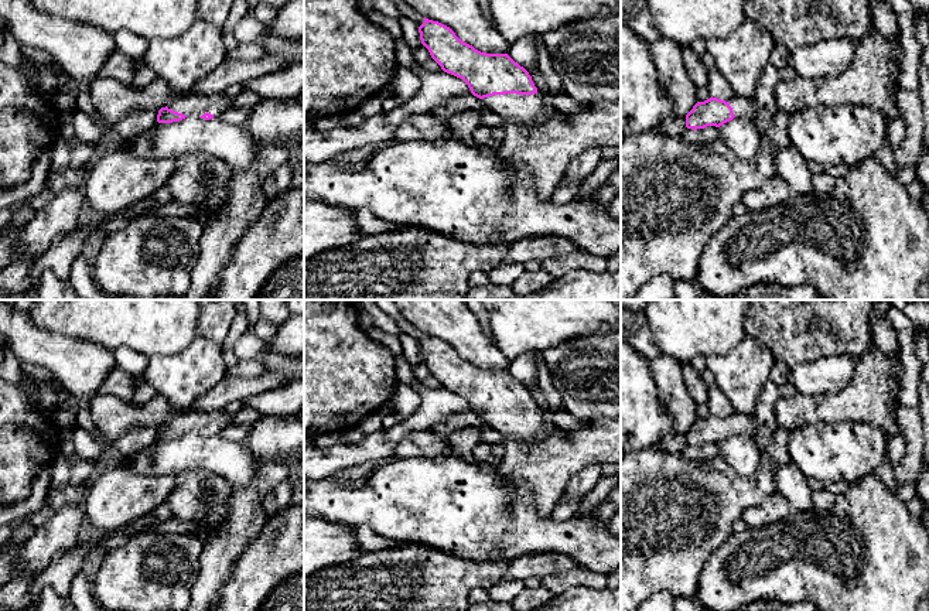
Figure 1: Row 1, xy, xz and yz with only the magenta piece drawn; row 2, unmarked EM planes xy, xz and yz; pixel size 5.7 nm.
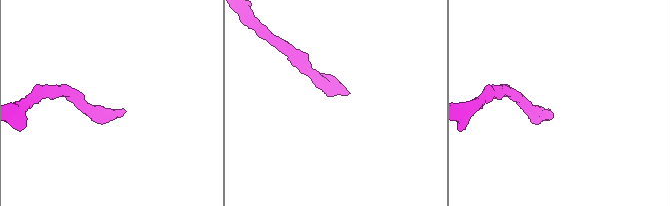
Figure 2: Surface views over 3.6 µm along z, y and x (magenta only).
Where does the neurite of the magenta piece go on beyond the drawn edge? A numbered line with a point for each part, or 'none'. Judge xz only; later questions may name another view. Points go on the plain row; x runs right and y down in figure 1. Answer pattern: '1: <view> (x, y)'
1: xz (513, 425)

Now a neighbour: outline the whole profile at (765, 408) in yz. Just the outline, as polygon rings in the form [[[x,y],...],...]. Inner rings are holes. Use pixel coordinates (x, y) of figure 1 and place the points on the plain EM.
[[[771,379],[765,383],[756,402],[754,416],[759,424],[766,424],[775,417],[776,405],[781,399],[779,386]]]

